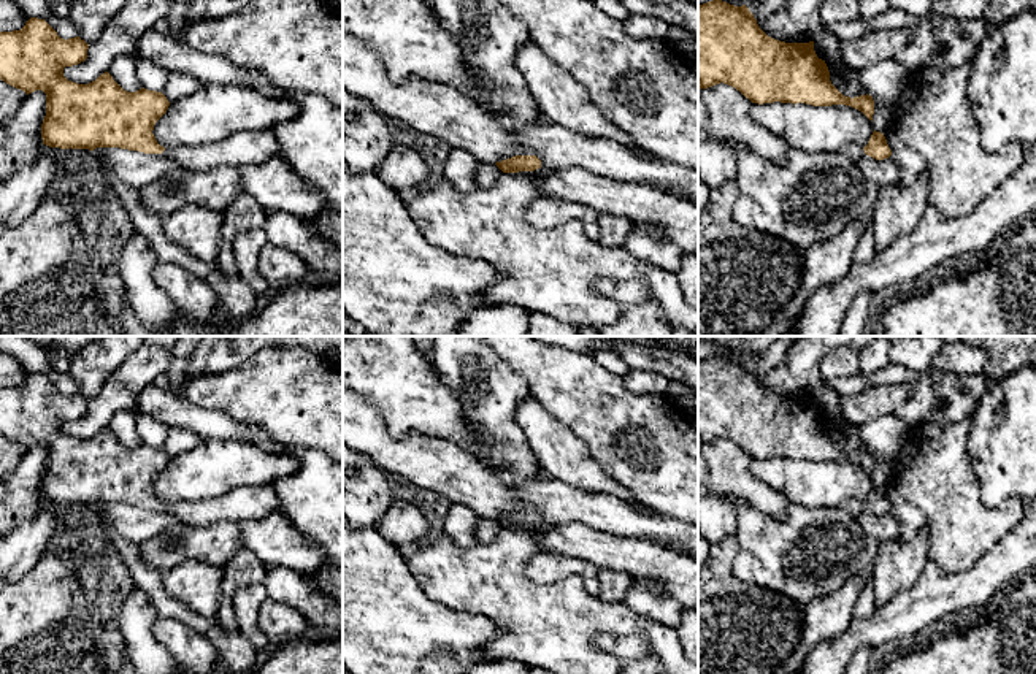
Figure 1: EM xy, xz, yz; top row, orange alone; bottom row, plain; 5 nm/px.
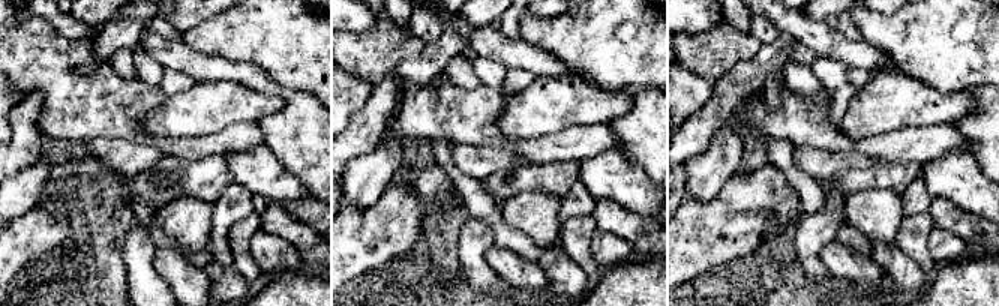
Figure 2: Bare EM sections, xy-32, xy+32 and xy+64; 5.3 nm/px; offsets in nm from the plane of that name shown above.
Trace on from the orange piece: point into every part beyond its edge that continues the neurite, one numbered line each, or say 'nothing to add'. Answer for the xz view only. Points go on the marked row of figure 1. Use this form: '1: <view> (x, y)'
1: xz (556, 146)

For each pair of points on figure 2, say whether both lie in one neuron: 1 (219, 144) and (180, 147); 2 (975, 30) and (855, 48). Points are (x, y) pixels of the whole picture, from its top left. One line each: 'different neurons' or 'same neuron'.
1: same neuron
2: different neurons

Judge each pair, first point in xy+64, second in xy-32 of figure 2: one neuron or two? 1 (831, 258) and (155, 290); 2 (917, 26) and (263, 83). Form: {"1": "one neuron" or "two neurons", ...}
{"1": "two neurons", "2": "two neurons"}

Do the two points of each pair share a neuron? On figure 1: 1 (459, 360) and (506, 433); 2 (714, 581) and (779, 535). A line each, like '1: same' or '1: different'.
1: same
2: different

